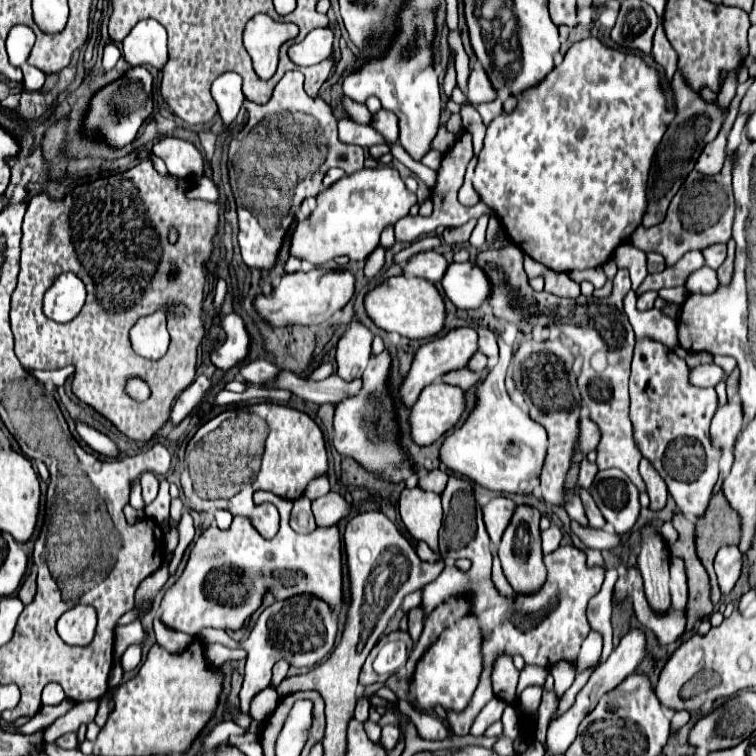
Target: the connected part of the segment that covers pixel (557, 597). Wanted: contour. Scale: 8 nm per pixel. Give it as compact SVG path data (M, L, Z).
M560 545L554 553L546 555L544 563L548 567L548 579L544 587L536 595L516 597L514 601L504 599L494 589L490 581L492 567L480 567L480 571L462 573L456 567L448 565L438 575L436 581L424 587L422 607L426 607L426 613L430 613L436 605L446 601L448 597L466 593L472 597L474 603L472 613L480 619L480 625L484 627L484 675L480 677L480 687L476 689L476 695L472 697L472 703L464 709L464 713L448 713L452 731L456 735L468 735L476 715L490 699L494 699L490 671L494 667L496 657L522 655L527 665L542 665L542 667L550 667L560 659L570 663L576 661L580 645L590 631L590 625L586 621L586 605L600 591L606 569L588 567L586 553L574 545Z

